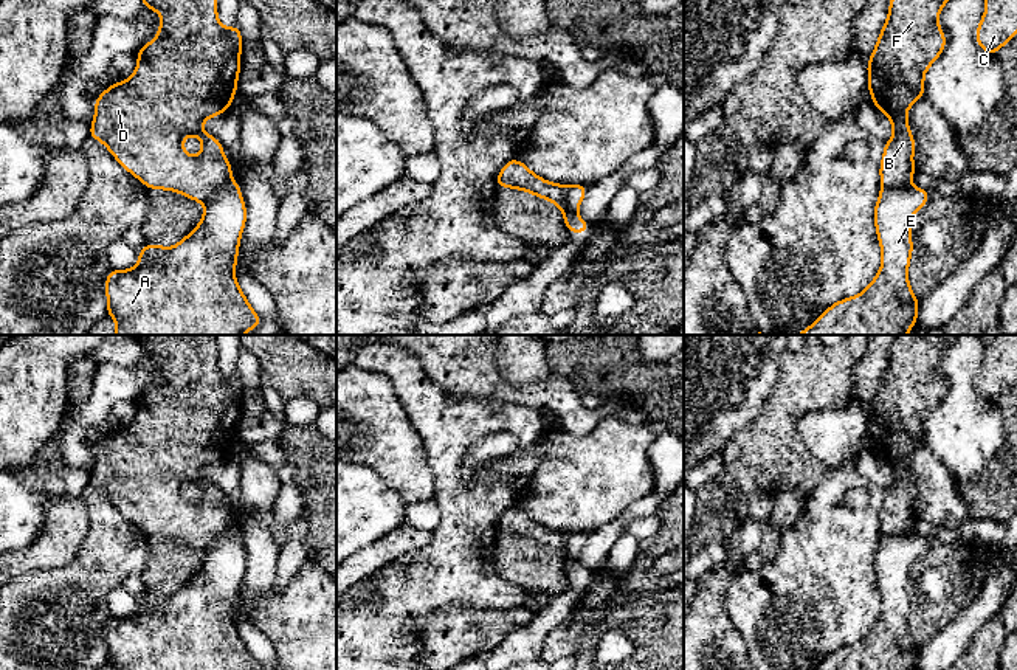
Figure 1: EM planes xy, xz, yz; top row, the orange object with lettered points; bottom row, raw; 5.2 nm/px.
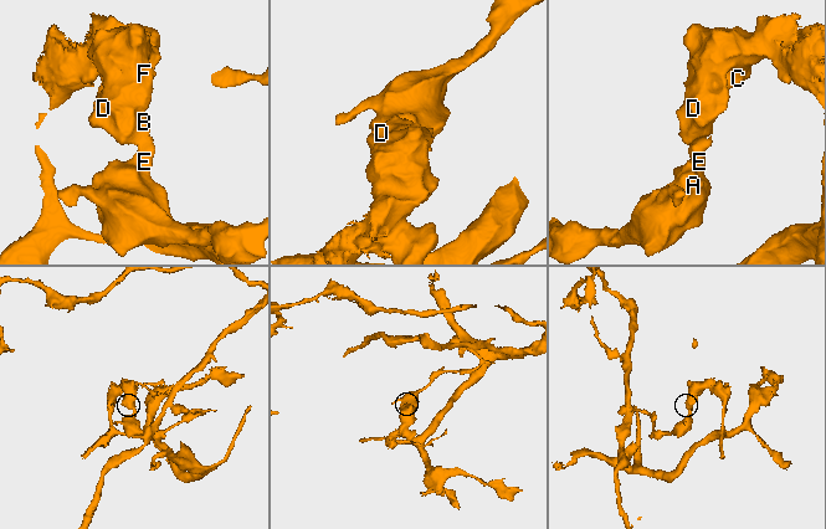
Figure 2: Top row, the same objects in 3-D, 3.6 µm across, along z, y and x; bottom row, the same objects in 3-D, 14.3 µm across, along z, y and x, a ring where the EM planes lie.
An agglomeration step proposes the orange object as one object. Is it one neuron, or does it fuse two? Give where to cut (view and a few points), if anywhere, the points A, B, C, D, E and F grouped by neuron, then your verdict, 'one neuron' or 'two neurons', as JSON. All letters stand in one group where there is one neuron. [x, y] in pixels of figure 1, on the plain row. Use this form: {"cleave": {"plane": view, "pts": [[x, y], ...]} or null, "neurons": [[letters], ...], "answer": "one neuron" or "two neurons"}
{"cleave": {"plane": "yz", "pts": [[882, 534], [909, 535]]}, "neurons": [["A", "E"], ["B", "C", "D", "F"]], "answer": "two neurons"}

